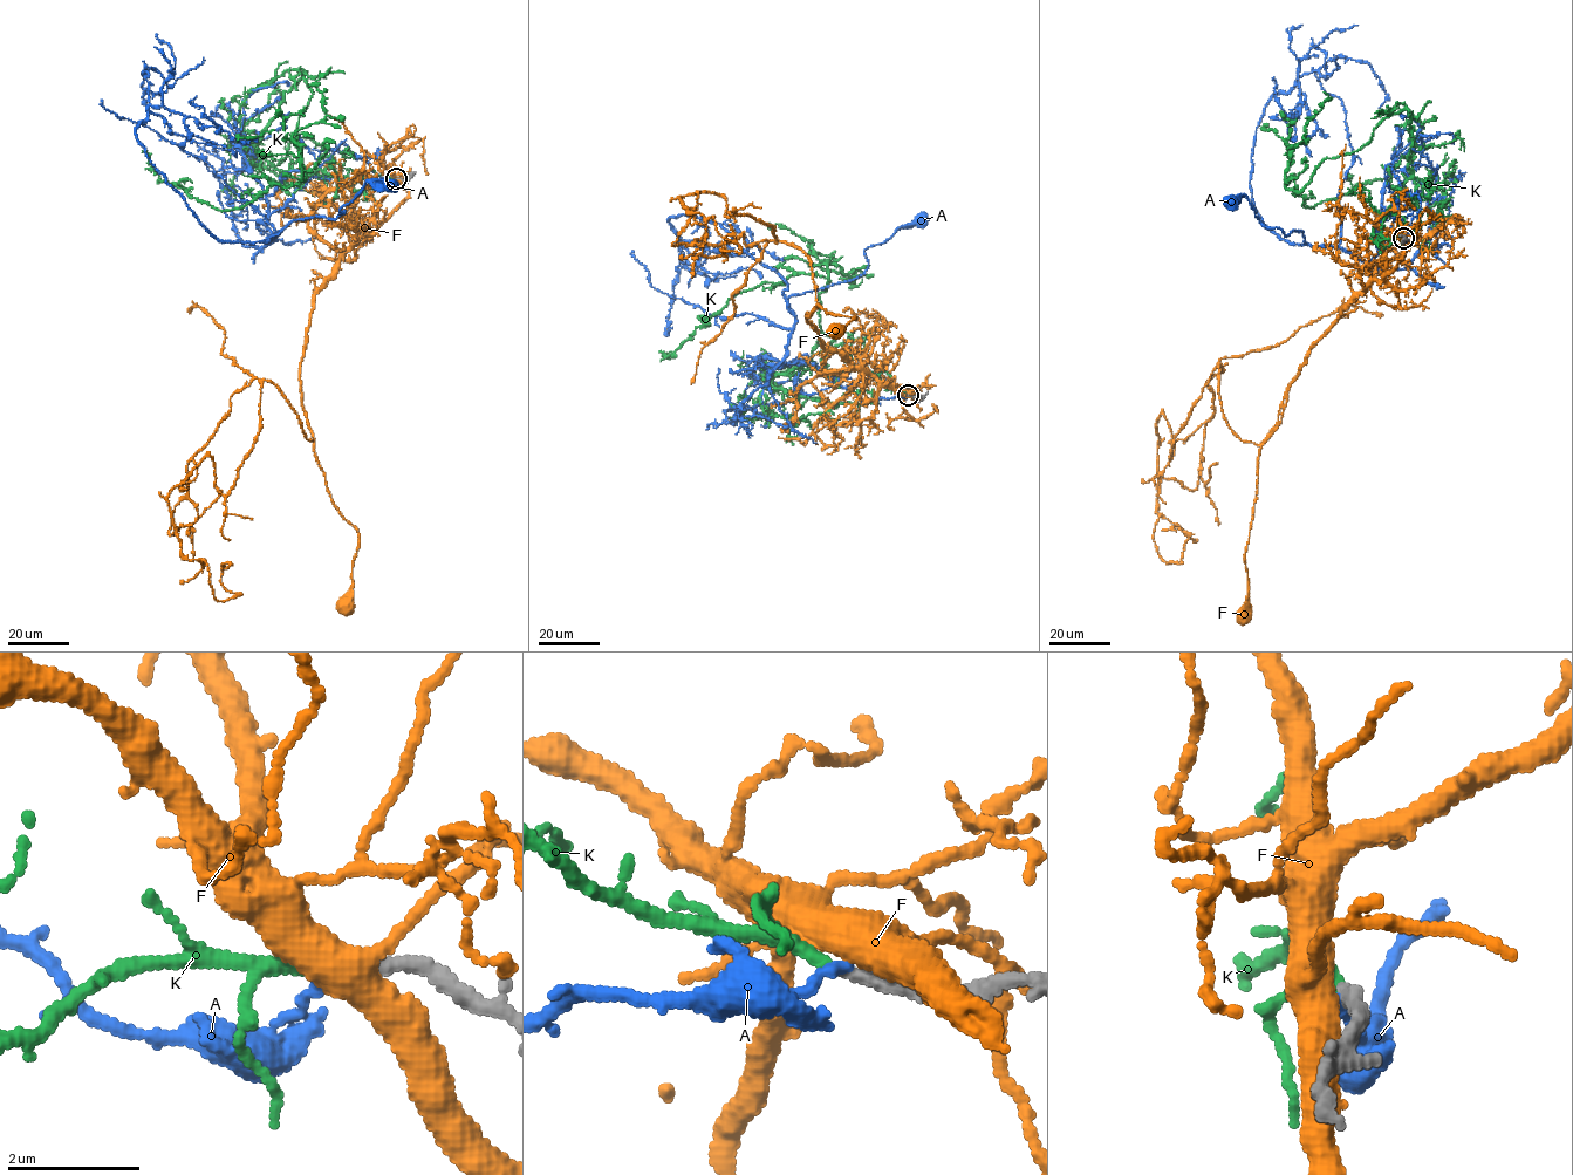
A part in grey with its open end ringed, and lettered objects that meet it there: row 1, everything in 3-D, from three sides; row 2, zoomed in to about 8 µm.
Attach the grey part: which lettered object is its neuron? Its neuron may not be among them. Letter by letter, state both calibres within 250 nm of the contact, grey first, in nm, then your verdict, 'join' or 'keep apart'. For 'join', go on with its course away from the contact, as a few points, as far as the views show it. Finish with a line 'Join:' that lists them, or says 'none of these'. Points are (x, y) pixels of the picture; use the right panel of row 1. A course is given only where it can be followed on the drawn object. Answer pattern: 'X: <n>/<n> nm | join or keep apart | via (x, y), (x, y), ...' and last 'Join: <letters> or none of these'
A: 240/150 nm | keep apart
F: 240/440 nm | keep apart
K: 200/160 nm | join | via (1403, 237), (1382, 234), (1411, 175), (1406, 108), (1294, 195), (1308, 207), (1385, 179), (1393, 149)
Join: K

